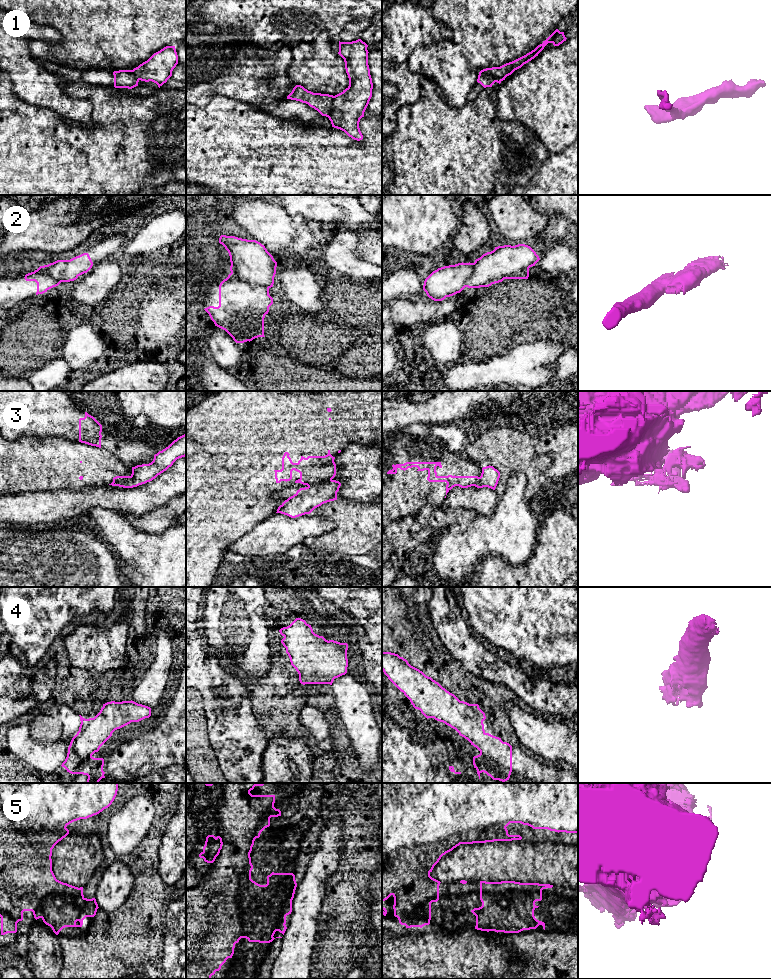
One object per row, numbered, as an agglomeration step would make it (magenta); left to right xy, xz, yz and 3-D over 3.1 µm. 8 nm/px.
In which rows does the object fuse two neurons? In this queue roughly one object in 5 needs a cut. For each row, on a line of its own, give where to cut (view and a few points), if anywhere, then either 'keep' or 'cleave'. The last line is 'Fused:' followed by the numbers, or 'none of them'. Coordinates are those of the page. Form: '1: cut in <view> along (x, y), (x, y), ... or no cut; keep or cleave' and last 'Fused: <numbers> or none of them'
1: cut in yz along (479, 72), (501, 80); cleave
2: cut in xz along (231, 272), (250, 284), (262, 285), (268, 288); cleave
3: cut in xz along (331, 479), (308, 486); cleave
4: no cut; keep
5: cut in xz along (257, 883), (255, 908), (235, 916), (220, 959); cleave
Fused: 1, 2, 3, 5

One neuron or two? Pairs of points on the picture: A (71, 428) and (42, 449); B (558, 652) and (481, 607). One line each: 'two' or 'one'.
A: two
B: one

